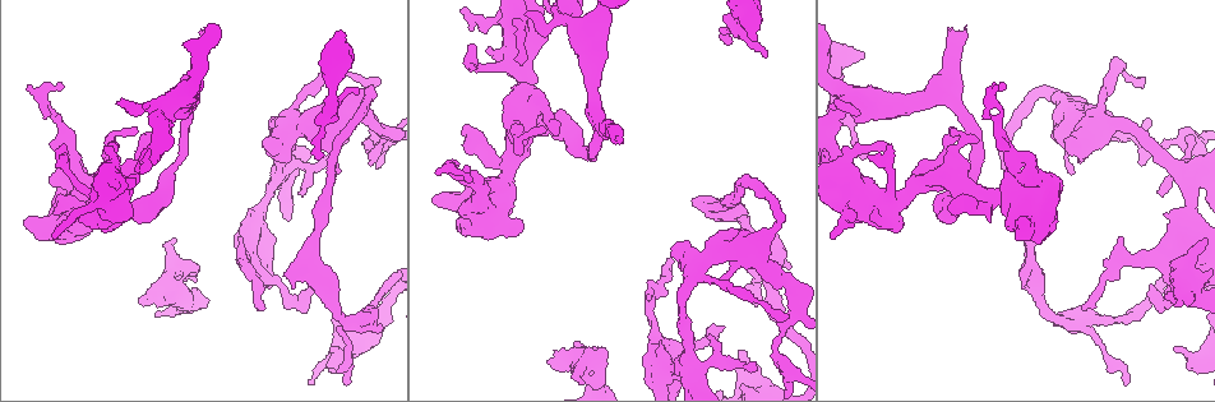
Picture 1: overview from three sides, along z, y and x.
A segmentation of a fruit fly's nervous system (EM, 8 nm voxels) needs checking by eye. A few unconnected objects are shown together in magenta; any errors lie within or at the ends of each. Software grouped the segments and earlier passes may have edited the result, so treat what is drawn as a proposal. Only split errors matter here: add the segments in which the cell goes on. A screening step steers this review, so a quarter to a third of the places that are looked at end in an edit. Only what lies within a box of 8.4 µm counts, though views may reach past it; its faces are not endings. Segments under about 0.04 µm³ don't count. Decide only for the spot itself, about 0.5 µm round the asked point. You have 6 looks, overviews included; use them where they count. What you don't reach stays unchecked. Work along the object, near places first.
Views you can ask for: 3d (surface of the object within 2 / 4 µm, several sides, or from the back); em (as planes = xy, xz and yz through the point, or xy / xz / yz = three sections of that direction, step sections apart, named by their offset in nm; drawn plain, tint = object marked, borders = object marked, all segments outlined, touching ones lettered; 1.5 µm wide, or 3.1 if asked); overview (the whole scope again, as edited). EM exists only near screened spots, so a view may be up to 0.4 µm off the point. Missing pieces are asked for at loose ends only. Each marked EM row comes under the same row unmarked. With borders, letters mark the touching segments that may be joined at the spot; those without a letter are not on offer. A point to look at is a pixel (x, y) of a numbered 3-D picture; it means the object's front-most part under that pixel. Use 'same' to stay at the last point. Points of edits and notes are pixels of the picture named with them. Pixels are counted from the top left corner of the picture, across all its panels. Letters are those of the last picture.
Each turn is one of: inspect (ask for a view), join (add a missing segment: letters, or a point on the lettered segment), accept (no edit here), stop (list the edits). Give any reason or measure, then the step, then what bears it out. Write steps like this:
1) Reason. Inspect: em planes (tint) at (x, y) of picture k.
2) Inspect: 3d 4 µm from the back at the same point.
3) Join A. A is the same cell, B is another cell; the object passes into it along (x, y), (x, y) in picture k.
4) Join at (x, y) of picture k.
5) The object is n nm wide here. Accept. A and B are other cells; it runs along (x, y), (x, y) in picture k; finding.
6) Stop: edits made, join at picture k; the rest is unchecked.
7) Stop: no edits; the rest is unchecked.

An open end. Inspect: em xz step 8 (tint) at (728, 45) of picture 1.

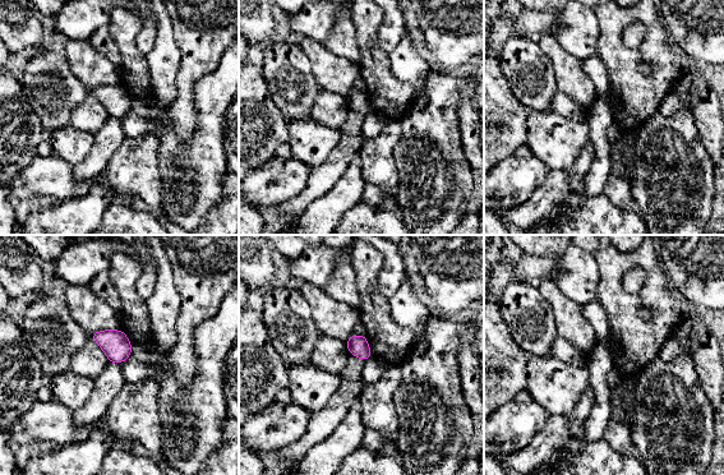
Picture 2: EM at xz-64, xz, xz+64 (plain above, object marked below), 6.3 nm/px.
Cut it another way. Inspect: em planes (borders) at the same point.

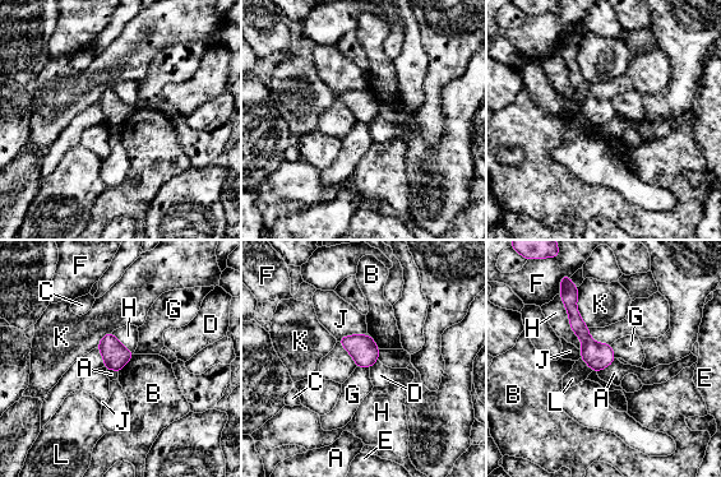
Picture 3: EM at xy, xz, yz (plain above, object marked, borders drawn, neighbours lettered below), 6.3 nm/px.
Accept. A, B, C, D, E, F, G, H, J, K and L are other cells; a border runs along (610, 344), (615, 357) in picture 3; no lettered segment goes on from it.

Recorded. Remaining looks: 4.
Branch stops here. Inspect: em xy step 8 (tint) at (700, 199) of picture 1.

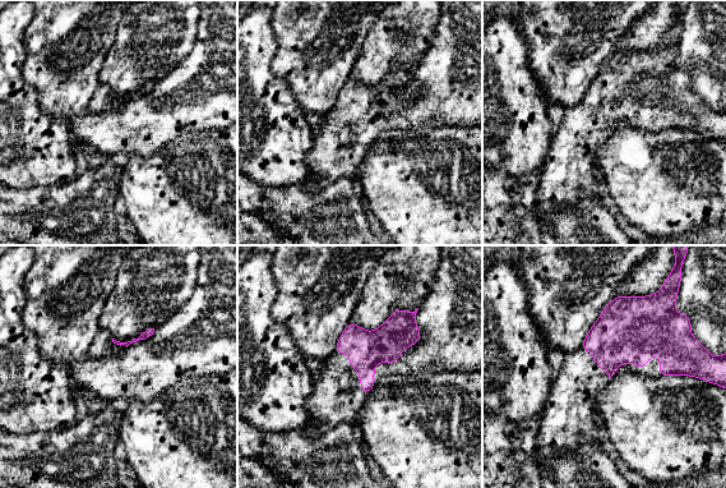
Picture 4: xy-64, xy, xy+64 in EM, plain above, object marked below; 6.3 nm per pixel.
Inspect: em planes (borders) at the same point.

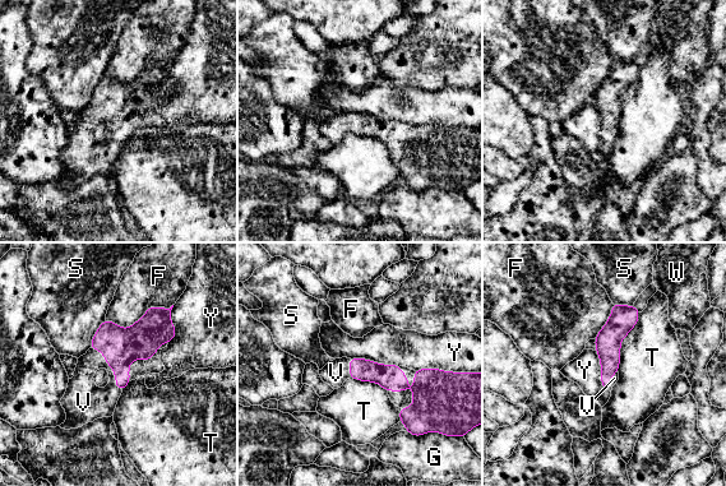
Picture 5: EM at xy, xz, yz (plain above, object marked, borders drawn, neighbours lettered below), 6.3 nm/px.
Join V. V is the same cell, F, G, S, T, W and Y are other cells; it goes on there.

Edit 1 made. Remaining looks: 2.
Inspect: overview.

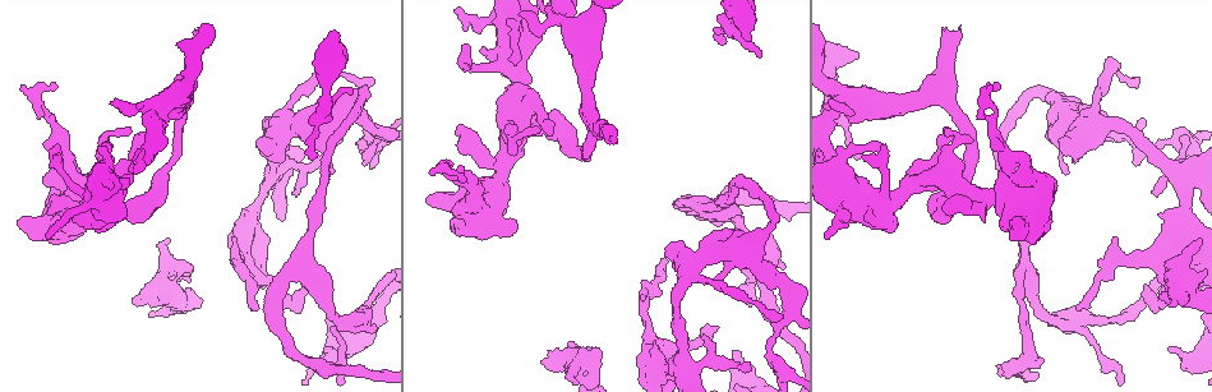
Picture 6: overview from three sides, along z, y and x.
Free end. Inspect: em xz step 8 (borders) at (617, 140) of picture 6.

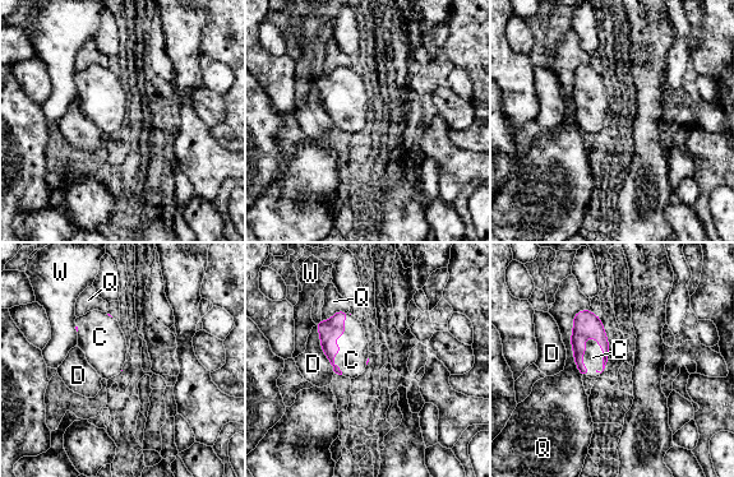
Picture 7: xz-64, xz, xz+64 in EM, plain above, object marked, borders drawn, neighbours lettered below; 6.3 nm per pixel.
Join C. C is the same cell, D, Q and W are other cells; the object passes into it along (586, 324), (584, 352), (592, 357) in picture 7; it goes on there.

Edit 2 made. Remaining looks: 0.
Stop: edits made, join at picture 5, join at picture 7; the rest is unchecked.

